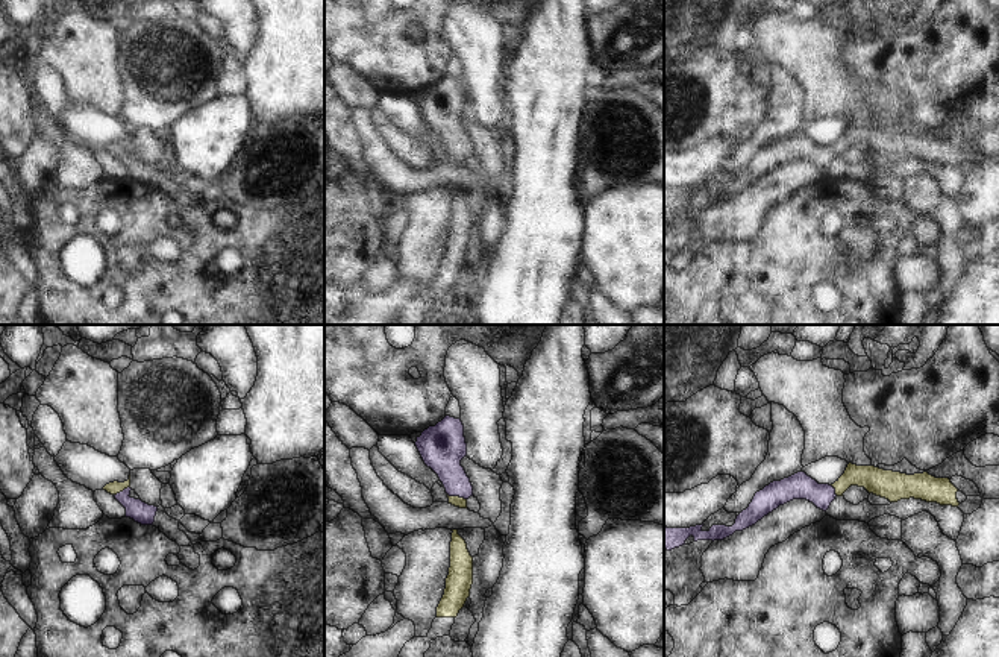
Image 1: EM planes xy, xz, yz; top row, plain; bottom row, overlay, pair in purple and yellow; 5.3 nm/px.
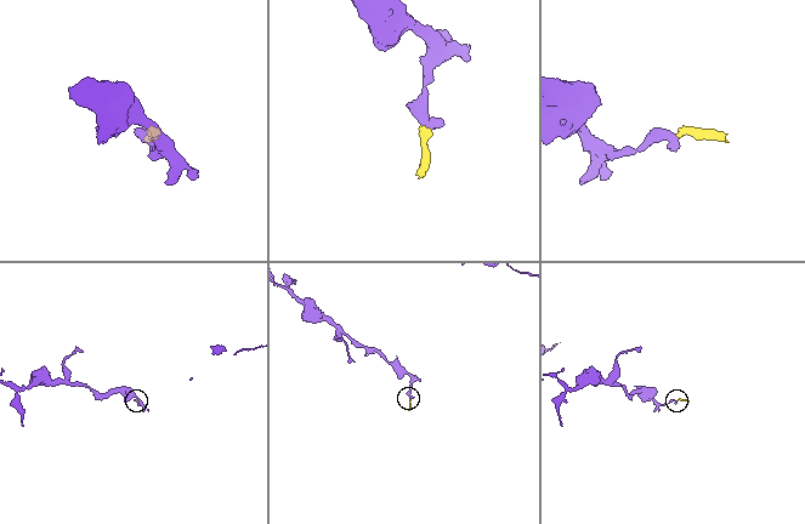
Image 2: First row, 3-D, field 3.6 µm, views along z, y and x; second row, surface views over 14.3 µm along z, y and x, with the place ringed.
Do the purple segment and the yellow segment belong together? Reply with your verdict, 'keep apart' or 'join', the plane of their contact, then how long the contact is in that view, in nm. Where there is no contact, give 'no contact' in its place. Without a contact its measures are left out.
join | xz | 110 nm

